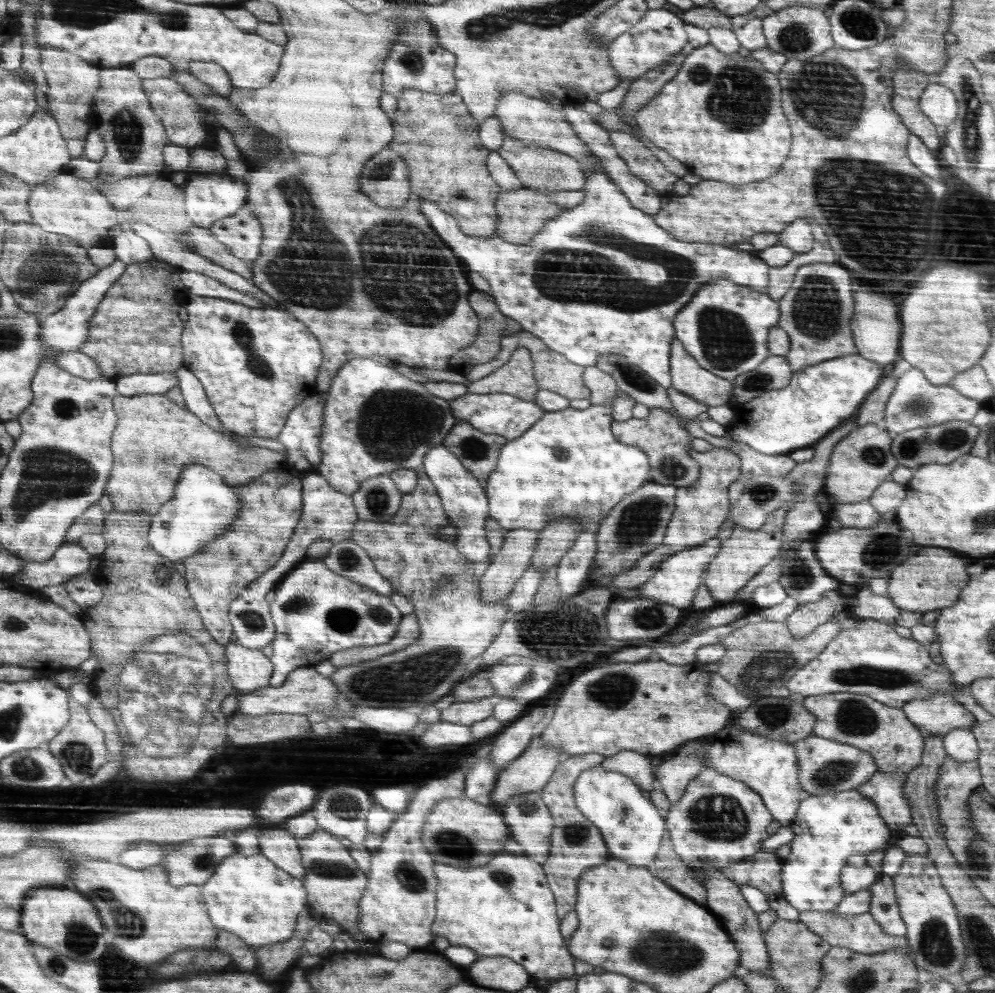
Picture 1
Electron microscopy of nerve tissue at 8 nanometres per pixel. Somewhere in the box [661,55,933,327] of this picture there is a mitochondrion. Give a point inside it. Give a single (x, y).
(828, 95)

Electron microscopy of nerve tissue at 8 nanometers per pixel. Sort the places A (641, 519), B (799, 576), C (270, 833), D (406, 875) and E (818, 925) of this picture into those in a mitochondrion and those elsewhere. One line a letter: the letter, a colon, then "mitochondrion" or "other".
A: mitochondrion
B: mitochondrion
C: other
D: mitochondrion
E: other

